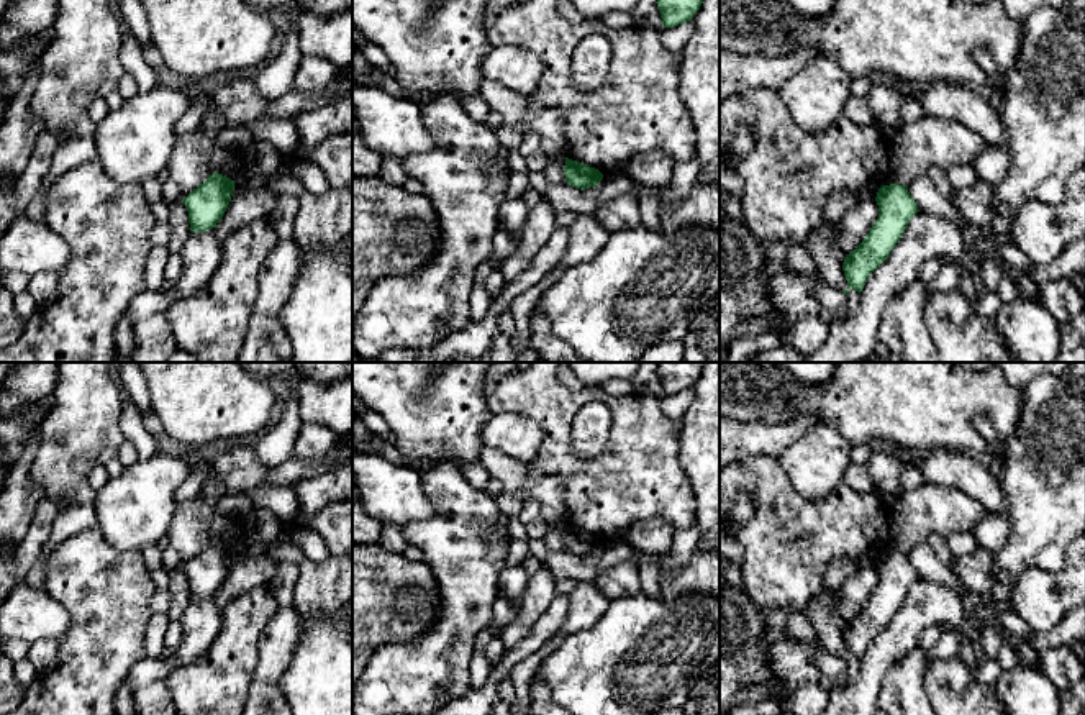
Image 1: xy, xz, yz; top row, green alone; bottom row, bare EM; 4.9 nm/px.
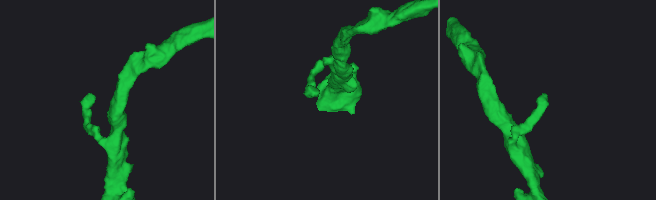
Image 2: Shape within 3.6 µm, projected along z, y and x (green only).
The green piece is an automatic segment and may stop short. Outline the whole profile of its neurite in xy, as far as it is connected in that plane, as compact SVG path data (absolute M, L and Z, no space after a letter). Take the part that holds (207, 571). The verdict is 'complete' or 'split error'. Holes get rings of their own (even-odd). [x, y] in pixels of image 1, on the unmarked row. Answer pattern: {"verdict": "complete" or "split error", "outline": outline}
{"verdict": "complete", "outline": "M213 540L203 551L182 566L188 579L190 599L203 600L223 585L234 558L234 548Z"}

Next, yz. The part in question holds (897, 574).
{"verdict": "complete", "outline": "M882 553L877 559L878 585L862 610L846 622L842 638L847 653L859 661L869 643L888 625L910 587L919 579L906 553Z"}

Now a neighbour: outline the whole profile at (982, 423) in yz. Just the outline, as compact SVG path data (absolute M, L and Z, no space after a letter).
M983 415L975 417L974 426L980 433L990 451L1003 451L996 430L987 417Z

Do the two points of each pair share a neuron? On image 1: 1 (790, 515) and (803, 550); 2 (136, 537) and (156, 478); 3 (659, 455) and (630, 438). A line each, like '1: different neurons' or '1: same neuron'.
1: same neuron
2: same neuron
3: same neuron

